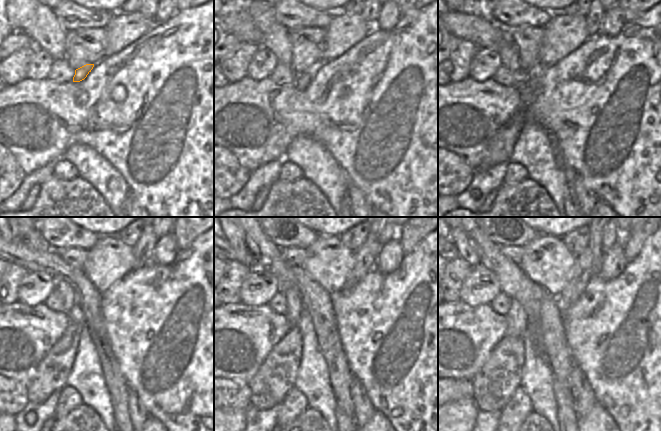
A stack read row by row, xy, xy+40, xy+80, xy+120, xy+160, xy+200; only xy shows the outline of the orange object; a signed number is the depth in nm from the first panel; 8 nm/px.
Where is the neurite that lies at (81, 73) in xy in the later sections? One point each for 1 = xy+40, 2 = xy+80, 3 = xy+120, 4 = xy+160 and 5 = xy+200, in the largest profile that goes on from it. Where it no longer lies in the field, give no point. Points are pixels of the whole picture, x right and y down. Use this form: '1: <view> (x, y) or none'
1: xy+40 (302, 80)
2: xy+80 (500, 149)
3: xy+120 (51, 374)
4: xy+160 (276, 376)
5: xy+200 (493, 386)

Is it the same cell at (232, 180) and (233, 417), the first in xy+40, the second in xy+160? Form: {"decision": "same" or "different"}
{"decision": "different"}

